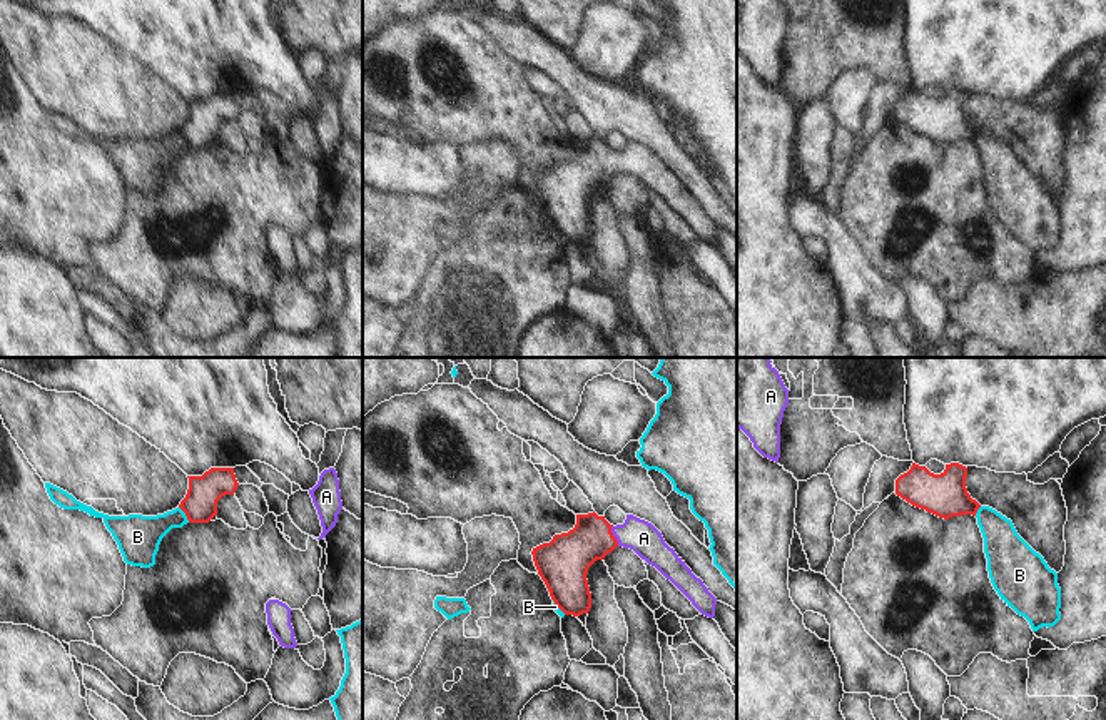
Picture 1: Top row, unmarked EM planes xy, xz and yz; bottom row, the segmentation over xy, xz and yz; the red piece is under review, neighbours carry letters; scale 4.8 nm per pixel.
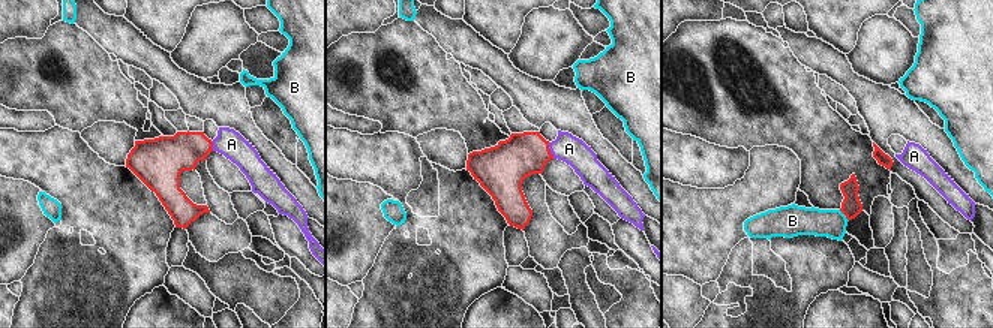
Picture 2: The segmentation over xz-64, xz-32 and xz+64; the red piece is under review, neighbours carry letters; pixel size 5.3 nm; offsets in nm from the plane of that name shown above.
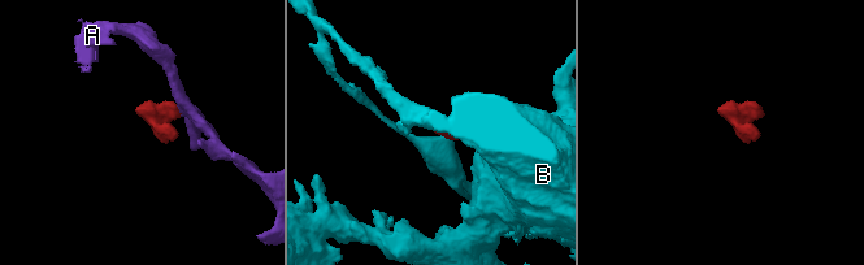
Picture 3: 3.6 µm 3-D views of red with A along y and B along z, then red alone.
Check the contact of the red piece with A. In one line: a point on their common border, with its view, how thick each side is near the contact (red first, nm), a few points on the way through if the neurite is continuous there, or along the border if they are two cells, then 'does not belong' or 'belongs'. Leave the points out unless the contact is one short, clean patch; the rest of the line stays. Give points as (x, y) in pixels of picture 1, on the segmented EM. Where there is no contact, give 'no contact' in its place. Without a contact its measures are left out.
contact xz (612, 535); calibres 220 and 160 nm; way xz (567, 558), (593, 537), (612, 535), (640, 535), (644, 538); belongs

